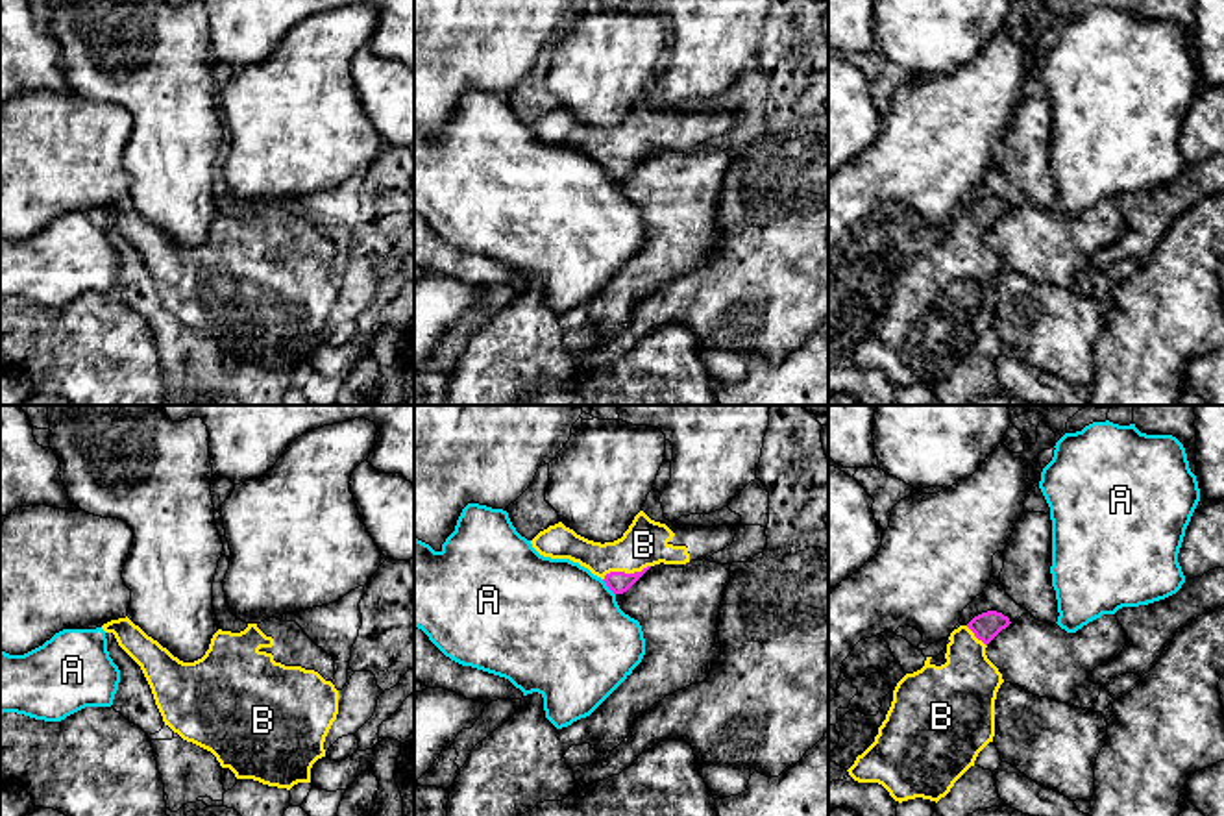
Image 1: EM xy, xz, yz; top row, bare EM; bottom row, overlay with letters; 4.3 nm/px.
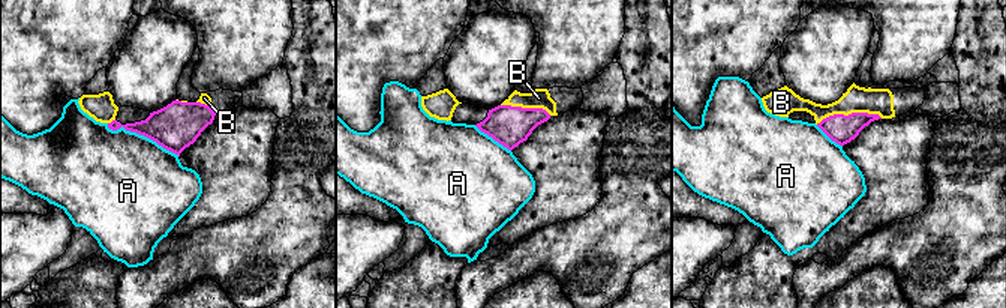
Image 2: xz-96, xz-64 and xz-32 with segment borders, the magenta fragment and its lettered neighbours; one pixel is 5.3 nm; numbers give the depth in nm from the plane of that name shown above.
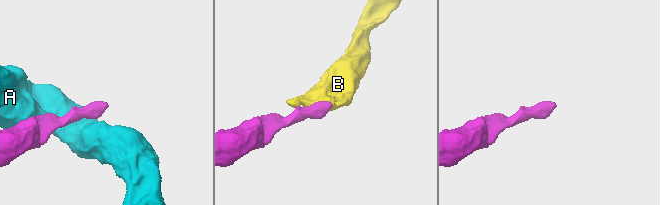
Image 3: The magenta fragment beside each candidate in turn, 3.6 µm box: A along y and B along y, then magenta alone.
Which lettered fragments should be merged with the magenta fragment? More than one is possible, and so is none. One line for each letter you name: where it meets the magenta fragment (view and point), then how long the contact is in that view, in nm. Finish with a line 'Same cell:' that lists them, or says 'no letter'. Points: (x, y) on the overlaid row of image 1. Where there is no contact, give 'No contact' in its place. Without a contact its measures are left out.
B: Touches magenta at xz (624, 572). Shared border 220 nm
Same cell: B

